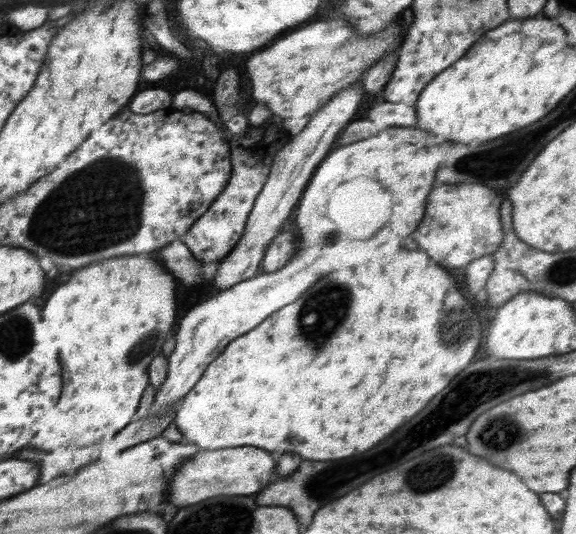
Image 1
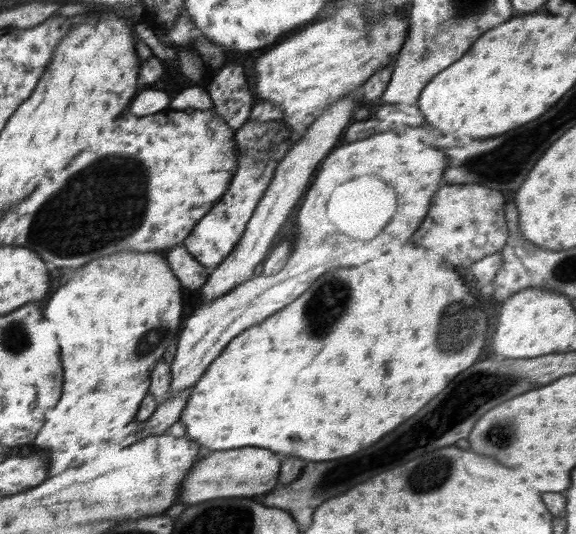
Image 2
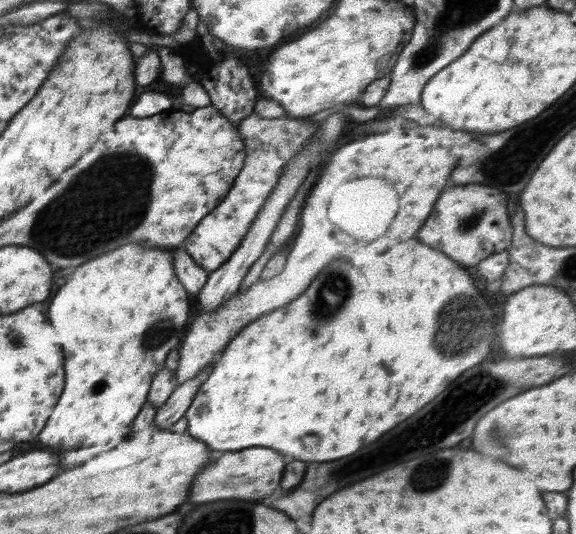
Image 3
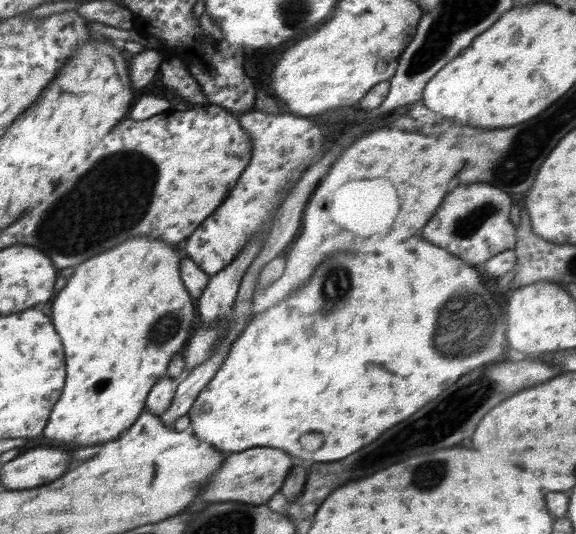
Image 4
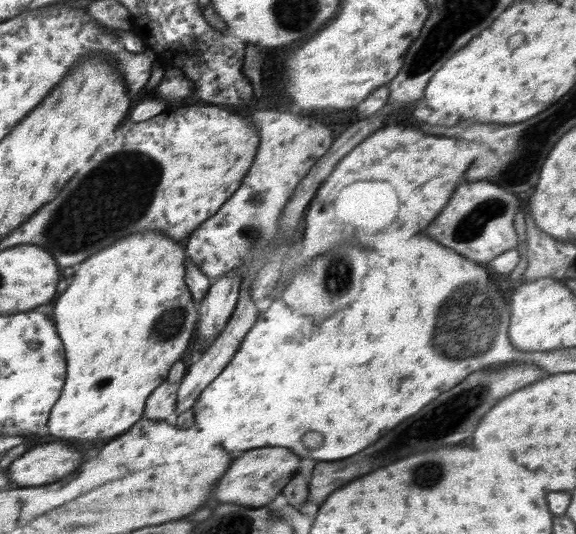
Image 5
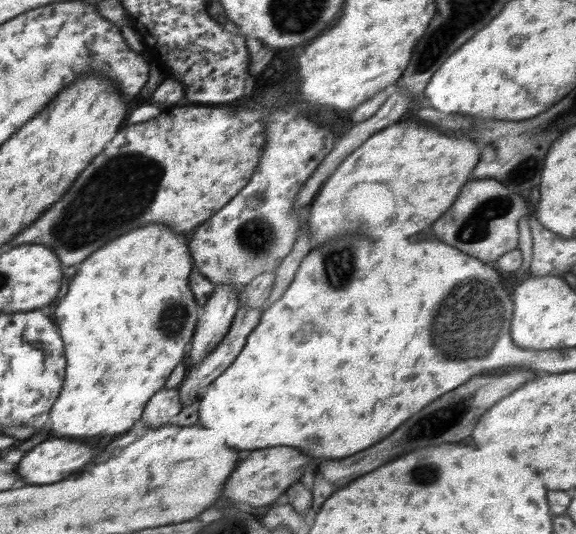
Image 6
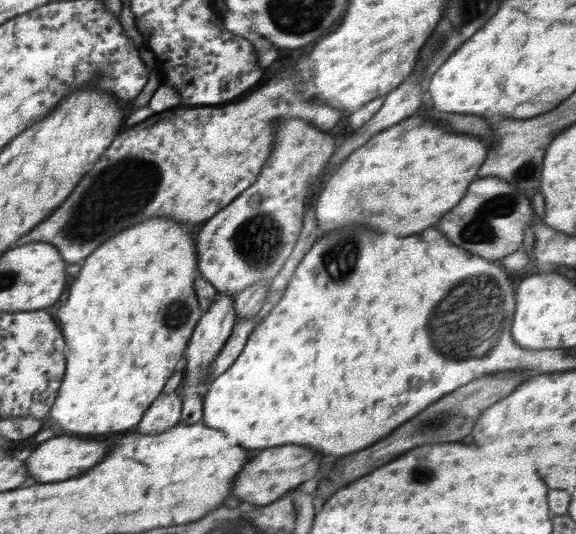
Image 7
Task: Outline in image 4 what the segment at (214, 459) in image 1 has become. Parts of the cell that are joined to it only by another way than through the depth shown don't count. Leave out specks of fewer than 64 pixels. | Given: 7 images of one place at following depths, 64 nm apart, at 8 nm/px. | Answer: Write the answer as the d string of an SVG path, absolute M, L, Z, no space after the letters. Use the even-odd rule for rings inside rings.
M250 448L246 452L232 454L224 460L222 468L208 480L208 486L200 492L200 500L208 502L226 502L226 500L240 500L248 504L267 505L274 494L282 488L288 472L292 468L292 460L286 452L272 450L272 448Z

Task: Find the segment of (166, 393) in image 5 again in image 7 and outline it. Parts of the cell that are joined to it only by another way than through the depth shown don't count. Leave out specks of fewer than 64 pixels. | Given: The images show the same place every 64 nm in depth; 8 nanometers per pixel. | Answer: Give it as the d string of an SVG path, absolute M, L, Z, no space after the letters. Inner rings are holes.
M175 392L160 394L137 424L136 432L154 435L180 424L182 396Z

